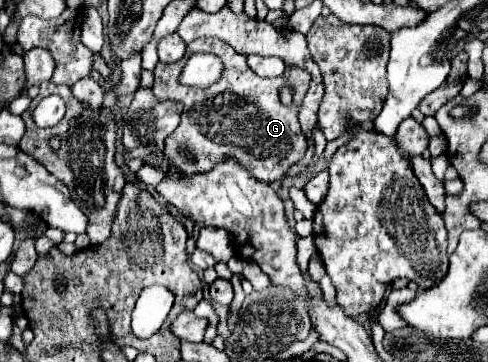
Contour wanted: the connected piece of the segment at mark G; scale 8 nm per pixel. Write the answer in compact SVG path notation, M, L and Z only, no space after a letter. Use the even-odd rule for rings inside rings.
M198 38L188 48L182 60L174 64L158 62L154 68L152 92L158 100L178 100L184 104L180 126L166 138L166 160L182 170L184 174L210 172L218 162L236 160L244 170L248 170L260 182L272 184L282 178L286 170L296 164L308 150L308 142L302 134L298 122L298 106L310 86L310 72L302 66L286 66L282 76L260 78L242 54L232 50L226 42L218 38ZM196 52L208 52L222 60L224 72L218 82L208 88L186 86L180 82L186 60ZM290 88L294 92L294 104L284 106L280 102L280 90ZM180 146L188 146L196 154L196 162L186 162L178 154Z

